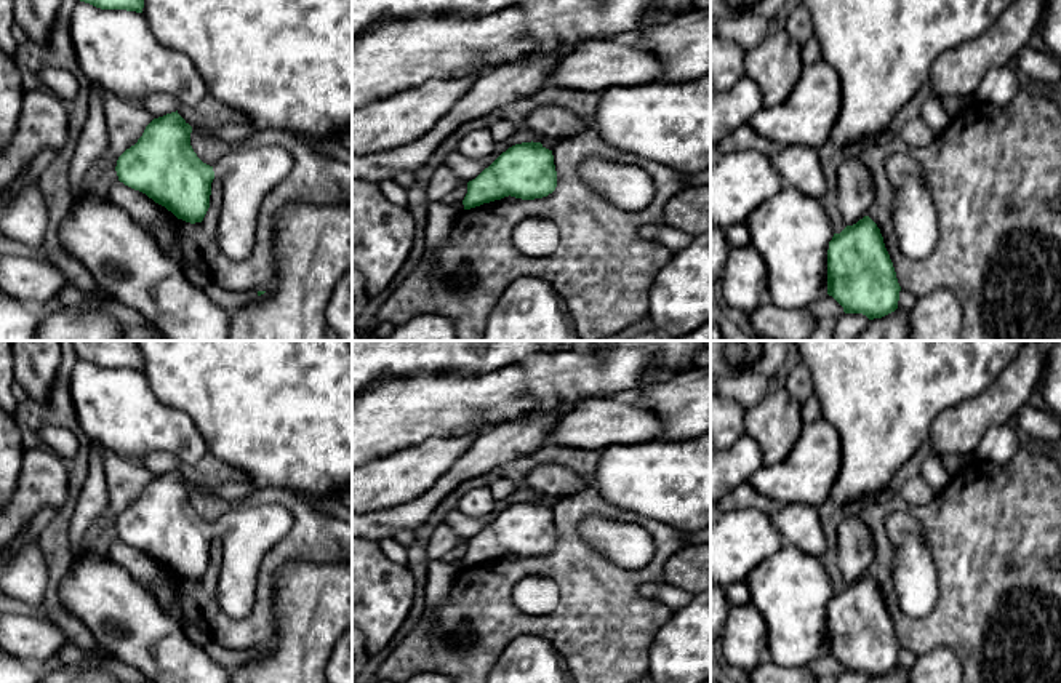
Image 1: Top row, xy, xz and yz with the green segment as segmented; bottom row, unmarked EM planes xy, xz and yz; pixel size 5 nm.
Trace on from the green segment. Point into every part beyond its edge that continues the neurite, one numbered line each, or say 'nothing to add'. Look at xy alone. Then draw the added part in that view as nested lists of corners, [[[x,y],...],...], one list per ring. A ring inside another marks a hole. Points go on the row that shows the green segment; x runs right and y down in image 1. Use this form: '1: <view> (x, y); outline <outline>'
1: xy (247, 175); outline [[[245,146],[213,166],[222,186],[218,246],[232,261],[250,256],[256,242],[259,206],[293,168],[291,155],[275,146]]]

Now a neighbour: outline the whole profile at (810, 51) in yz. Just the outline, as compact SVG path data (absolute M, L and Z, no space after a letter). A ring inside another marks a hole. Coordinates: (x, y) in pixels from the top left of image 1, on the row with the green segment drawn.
M813 35L811 38L808 38L802 46L800 46L800 59L803 62L805 67L823 61L821 56L821 48L819 43L816 40L816 37Z

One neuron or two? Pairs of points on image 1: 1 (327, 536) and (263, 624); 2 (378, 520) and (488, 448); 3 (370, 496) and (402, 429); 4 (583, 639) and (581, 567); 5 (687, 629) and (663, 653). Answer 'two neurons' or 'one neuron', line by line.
1: one neuron
2: one neuron
3: two neurons
4: one neuron
5: one neuron

